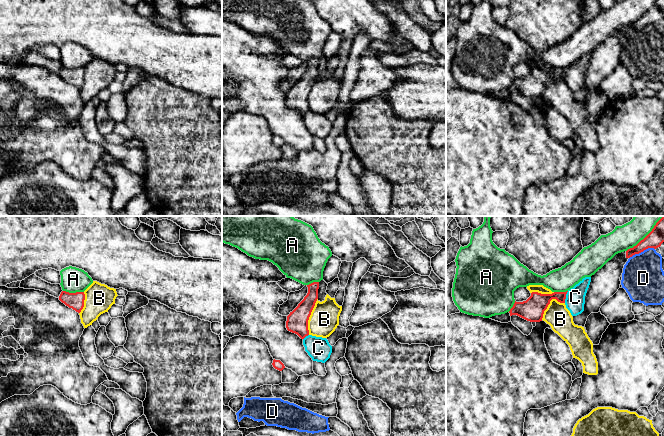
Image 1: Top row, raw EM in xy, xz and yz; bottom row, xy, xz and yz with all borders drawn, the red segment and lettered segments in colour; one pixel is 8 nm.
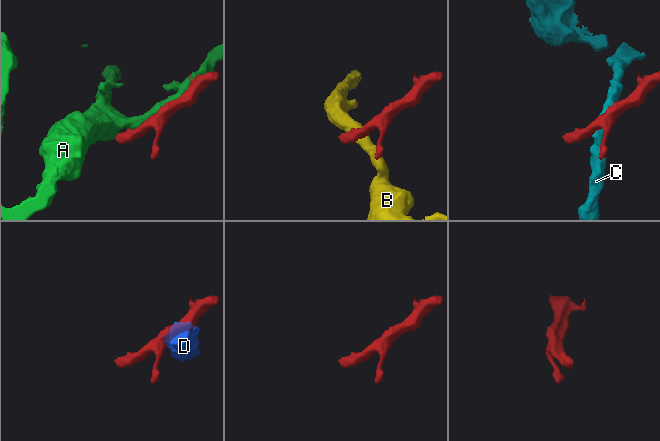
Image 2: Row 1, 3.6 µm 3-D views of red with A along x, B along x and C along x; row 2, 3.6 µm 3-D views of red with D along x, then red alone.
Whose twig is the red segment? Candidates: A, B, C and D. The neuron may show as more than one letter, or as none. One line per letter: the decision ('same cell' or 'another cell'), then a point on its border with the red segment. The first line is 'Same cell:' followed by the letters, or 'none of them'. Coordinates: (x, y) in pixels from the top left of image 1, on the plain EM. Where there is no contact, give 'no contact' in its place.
Same cell: none of them
A: another cell; meets red in yz at (641, 16)
B: another cell; meets red in xz at (309, 92)
C: another cell; meets red in yz at (565, 73)
D: another cell; meets red in yz at (641, 27)

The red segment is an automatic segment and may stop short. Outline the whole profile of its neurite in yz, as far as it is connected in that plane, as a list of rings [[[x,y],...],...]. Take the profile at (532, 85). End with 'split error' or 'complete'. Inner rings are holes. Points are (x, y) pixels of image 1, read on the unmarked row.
[[[568,67],[554,68],[552,70],[532,68],[531,72],[526,77],[515,77],[509,88],[492,92],[490,95],[501,99],[508,99],[511,98],[512,91],[517,91],[530,98],[540,98],[542,97],[544,87],[547,85],[550,77],[556,75],[560,79],[565,79],[567,68]]]; split error

